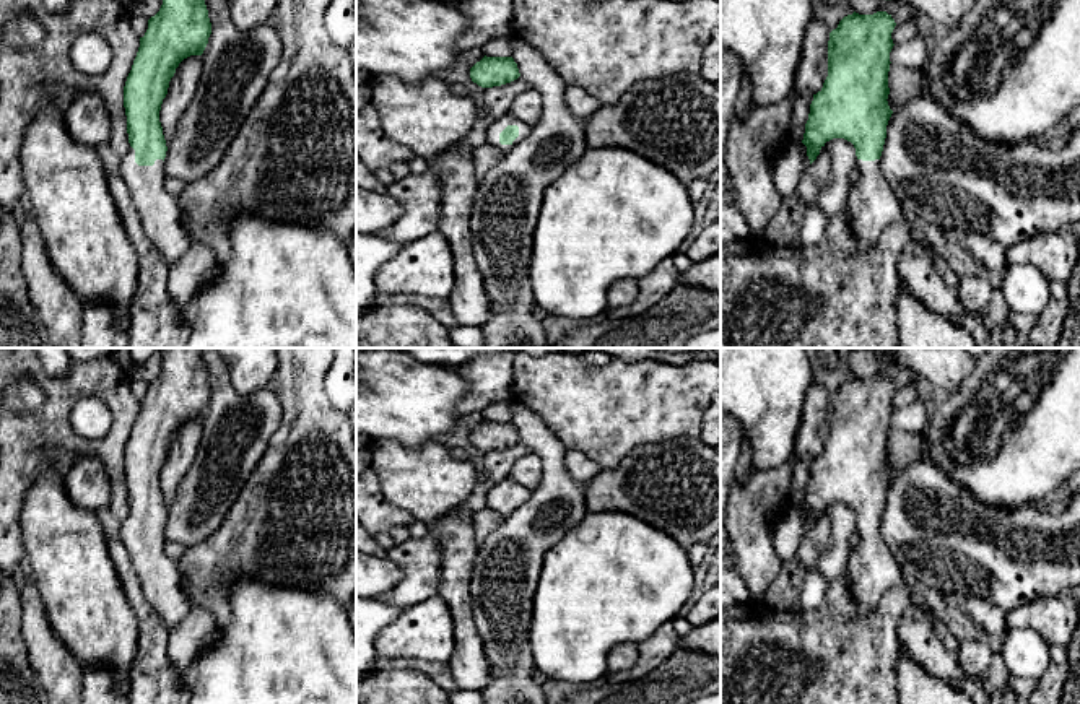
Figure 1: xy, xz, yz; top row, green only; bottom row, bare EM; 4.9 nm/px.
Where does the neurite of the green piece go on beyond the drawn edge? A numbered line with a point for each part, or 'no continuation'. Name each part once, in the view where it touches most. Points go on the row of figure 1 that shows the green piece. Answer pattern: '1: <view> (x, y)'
1: xz (493, 129)

